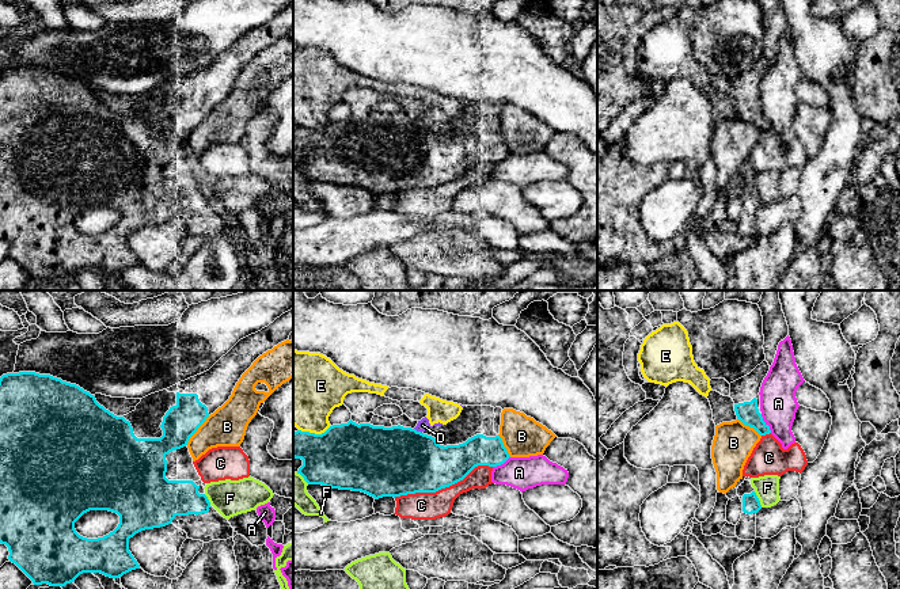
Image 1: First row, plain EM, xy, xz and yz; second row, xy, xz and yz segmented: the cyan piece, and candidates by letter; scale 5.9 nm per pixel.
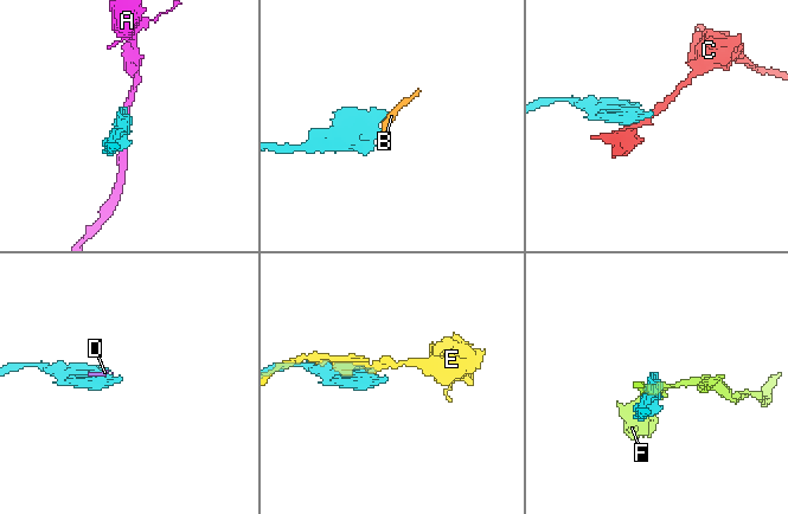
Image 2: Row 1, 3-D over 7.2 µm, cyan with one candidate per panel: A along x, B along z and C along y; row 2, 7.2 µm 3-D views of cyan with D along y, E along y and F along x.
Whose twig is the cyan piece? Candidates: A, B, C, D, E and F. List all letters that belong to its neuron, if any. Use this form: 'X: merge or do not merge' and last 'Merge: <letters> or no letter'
A: do not merge
B: do not merge
C: do not merge
D: do not merge
E: do not merge
F: do not merge
Merge: no letter

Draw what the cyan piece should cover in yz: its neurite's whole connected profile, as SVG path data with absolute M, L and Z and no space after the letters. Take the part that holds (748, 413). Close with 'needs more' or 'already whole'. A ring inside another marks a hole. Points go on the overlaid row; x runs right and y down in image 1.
M764 360L749 375L730 383L730 398L734 402L737 419L753 428L760 436L770 434L770 426L763 421L760 411L760 387L770 370Z; needs more

